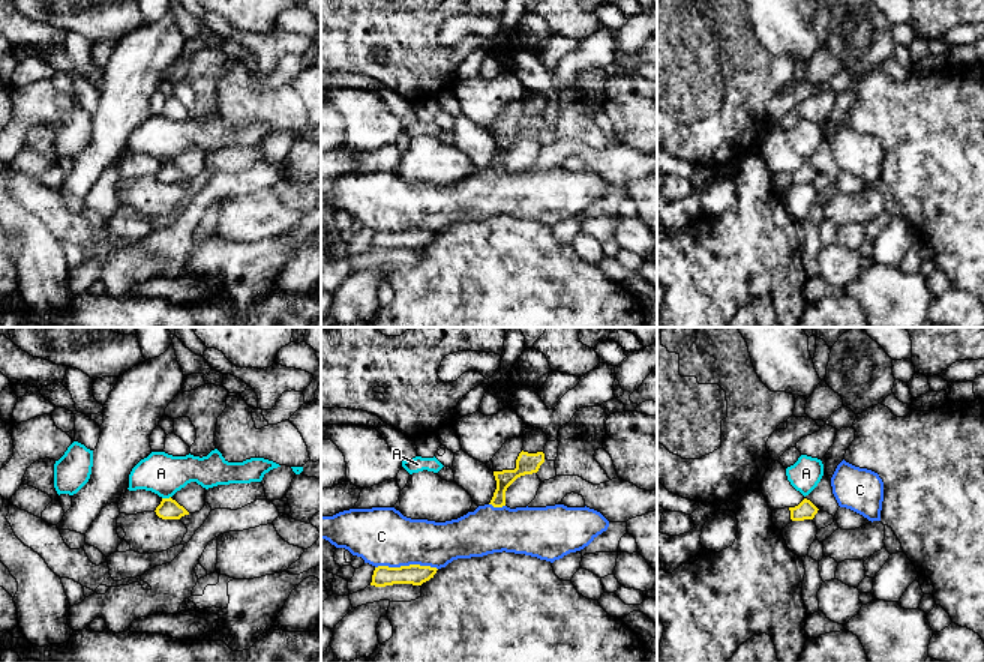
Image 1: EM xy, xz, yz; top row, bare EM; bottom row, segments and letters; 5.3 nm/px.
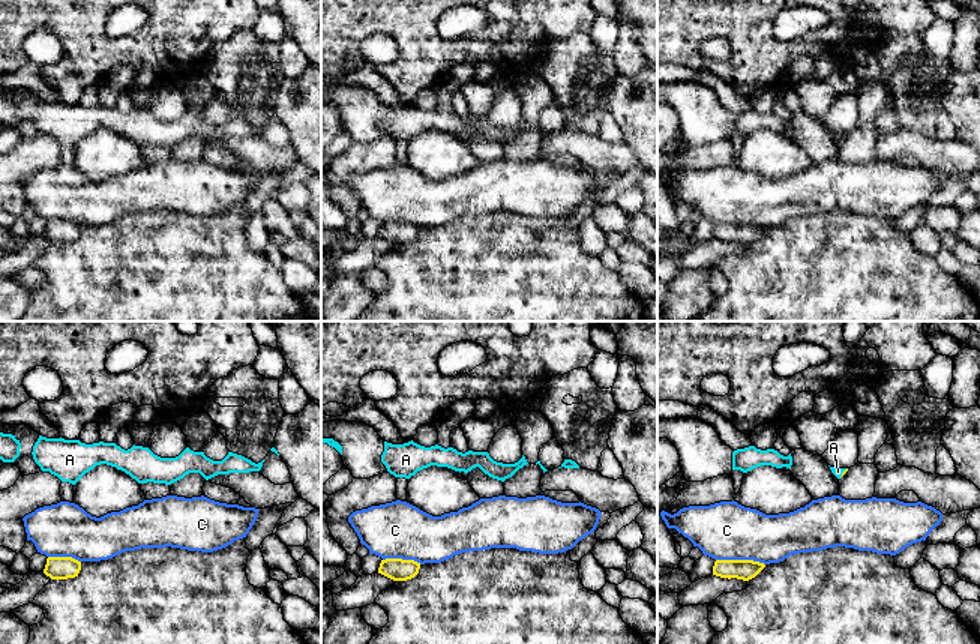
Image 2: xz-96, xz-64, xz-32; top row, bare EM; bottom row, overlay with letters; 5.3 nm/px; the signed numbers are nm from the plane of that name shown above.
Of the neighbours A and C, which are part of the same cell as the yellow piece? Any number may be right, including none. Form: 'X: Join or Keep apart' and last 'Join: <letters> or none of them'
A: Keep apart
C: Keep apart
Join: none of them

